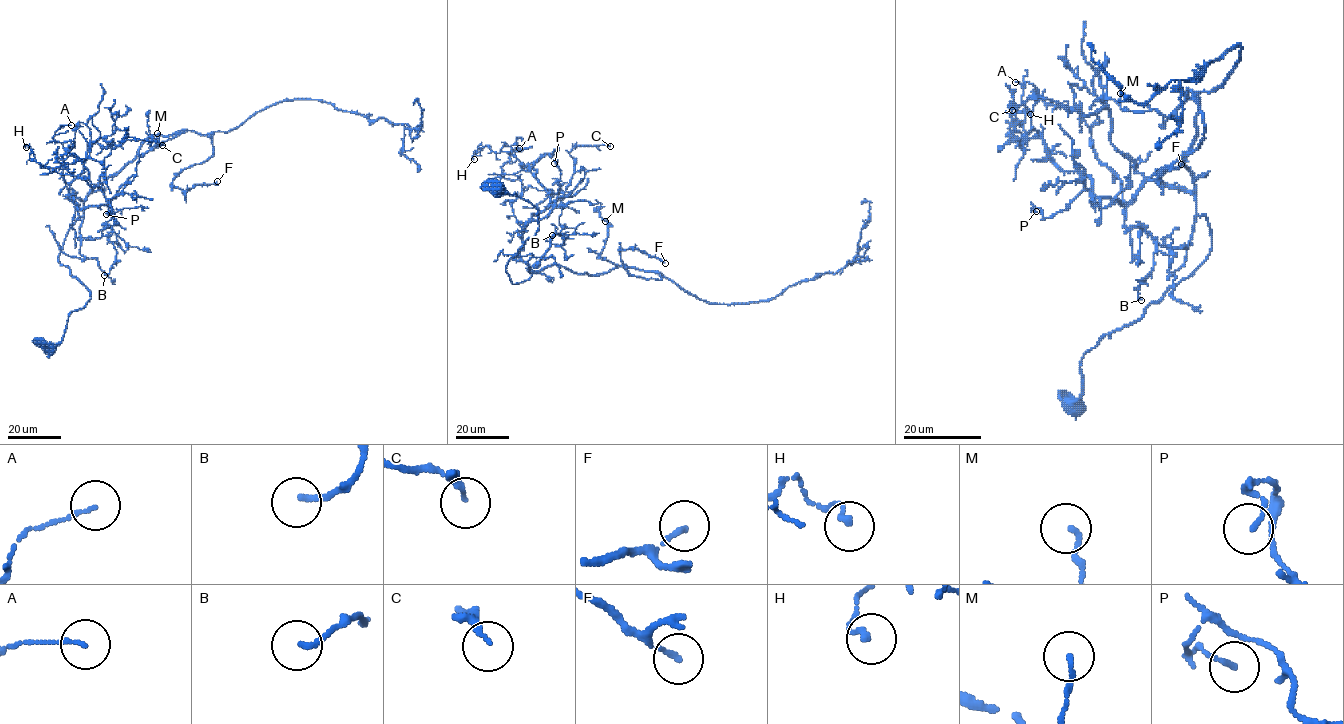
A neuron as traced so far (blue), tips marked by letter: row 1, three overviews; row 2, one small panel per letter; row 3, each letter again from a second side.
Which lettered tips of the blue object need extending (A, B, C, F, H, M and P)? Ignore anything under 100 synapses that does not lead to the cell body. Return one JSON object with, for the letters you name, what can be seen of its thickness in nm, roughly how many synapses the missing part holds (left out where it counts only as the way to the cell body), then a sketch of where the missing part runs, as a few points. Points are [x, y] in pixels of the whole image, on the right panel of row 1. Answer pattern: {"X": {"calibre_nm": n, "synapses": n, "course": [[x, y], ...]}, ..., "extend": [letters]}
{"extend": []}

